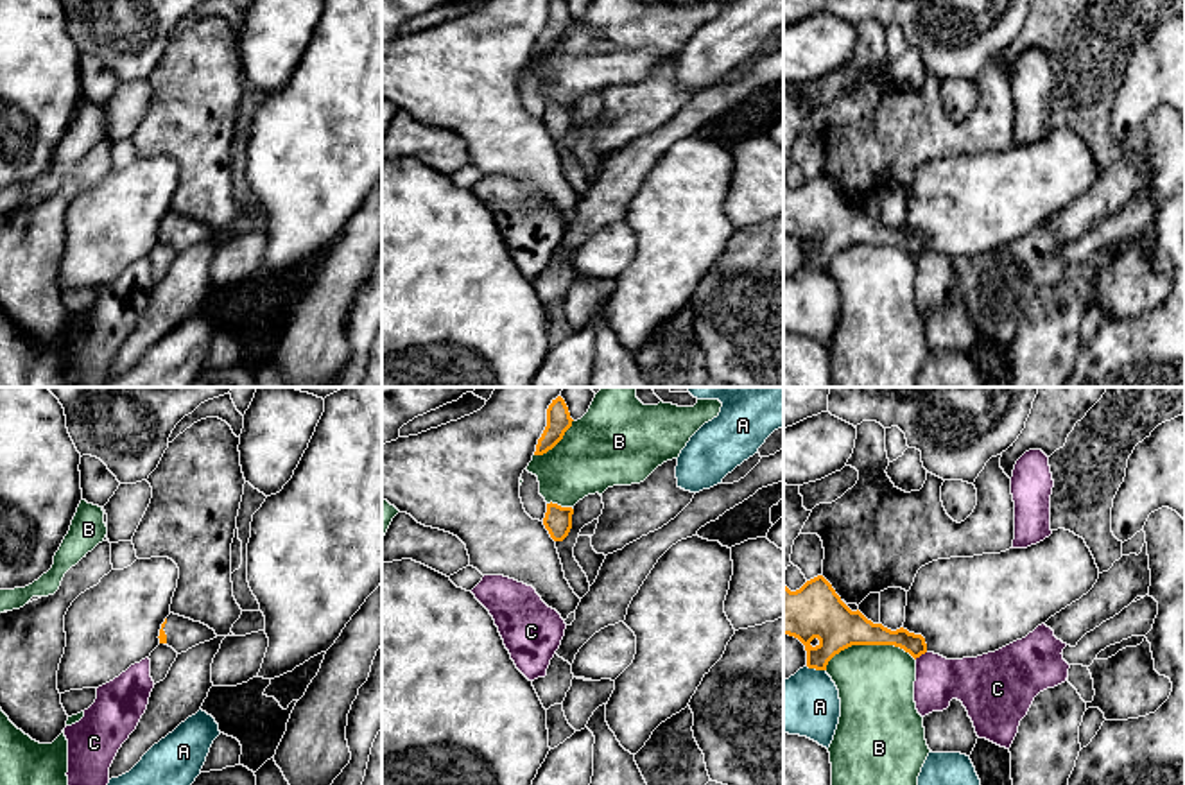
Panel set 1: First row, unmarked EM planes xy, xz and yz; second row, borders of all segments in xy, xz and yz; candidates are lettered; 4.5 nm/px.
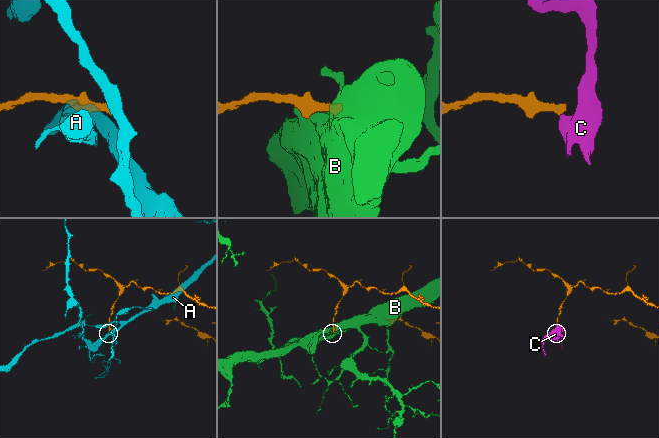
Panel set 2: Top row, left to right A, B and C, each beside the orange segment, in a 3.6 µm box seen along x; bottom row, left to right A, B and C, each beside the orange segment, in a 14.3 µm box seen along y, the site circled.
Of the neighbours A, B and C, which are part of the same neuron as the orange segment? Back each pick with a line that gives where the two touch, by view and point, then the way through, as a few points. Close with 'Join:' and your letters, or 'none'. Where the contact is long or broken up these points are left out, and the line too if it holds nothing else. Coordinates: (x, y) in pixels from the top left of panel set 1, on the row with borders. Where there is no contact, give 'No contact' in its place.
Join: none

